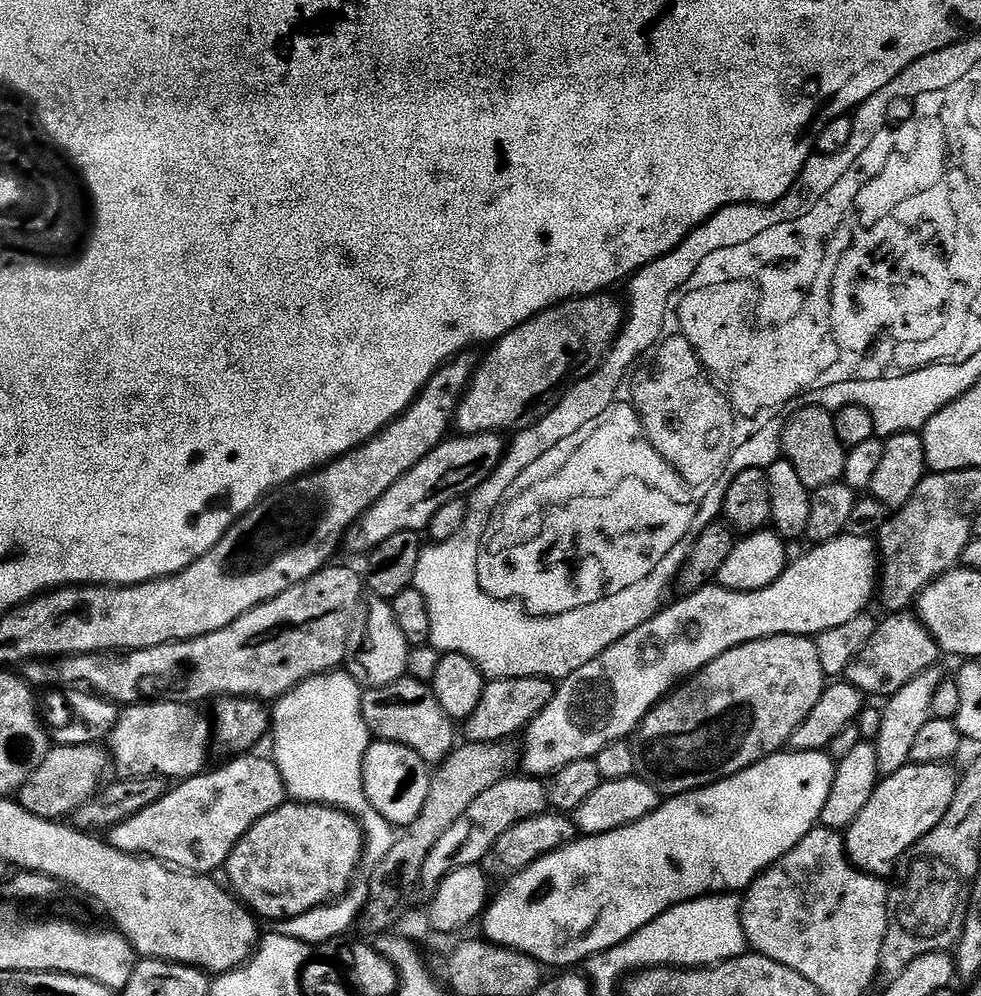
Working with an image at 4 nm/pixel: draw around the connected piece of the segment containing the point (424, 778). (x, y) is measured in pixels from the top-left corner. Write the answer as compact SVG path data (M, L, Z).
M373 739L366 750L362 774L366 798L370 806L378 810L381 820L386 820L397 829L403 830L414 822L414 818L418 818L418 814L422 814L422 806L426 806L426 794L430 794L432 772L427 762L414 750L410 750L410 746L402 746L398 742L389 740Z

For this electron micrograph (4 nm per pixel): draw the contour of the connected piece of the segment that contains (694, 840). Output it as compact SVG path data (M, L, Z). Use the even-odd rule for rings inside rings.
M781 750L767 756L765 760L758 761L754 766L742 770L725 780L714 782L705 788L699 788L693 792L683 792L680 796L665 799L660 807L656 808L649 816L634 822L630 826L622 826L618 830L610 830L610 834L598 834L597 836L581 835L572 841L571 844L562 846L534 862L529 868L523 868L515 873L512 881L501 890L500 893L491 897L490 903L484 910L482 925L484 924L483 939L489 944L501 944L503 948L513 948L519 952L534 954L541 965L549 966L553 964L553 969L564 970L569 966L576 966L579 962L587 961L590 956L598 956L600 953L618 946L618 942L626 942L630 934L642 930L646 922L654 922L658 914L662 914L668 908L673 908L675 904L690 902L700 896L711 896L713 894L740 894L753 884L758 877L772 867L774 862L778 862L806 834L820 824L822 806L826 806L826 797L830 794L830 786L834 786L836 777L837 761L833 760L827 751L822 752L797 752L795 750Z

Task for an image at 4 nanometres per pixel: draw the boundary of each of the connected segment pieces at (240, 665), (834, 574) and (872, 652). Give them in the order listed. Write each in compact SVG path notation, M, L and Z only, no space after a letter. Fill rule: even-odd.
M329 566L320 572L315 572L310 578L298 582L298 586L286 590L286 594L278 594L278 598L274 598L270 602L266 602L262 606L258 606L254 610L242 614L242 618L238 618L238 622L230 622L230 626L226 626L222 630L214 630L205 636L196 636L192 640L171 640L168 644L150 646L149 648L133 648L131 650L117 650L114 652L87 652L86 654L62 656L56 659L41 658L39 660L30 660L23 665L22 675L25 682L32 685L33 689L36 690L41 690L40 688L56 688L61 684L64 690L87 690L89 693L95 693L97 696L103 697L117 706L127 706L141 702L175 702L177 704L196 706L199 705L199 700L210 699L209 701L211 701L213 698L221 696L246 696L255 698L261 702L275 702L281 696L286 695L292 688L298 687L302 681L309 680L312 676L320 676L324 672L339 669L348 659L348 635L352 629L352 619L356 613L360 597L365 595L366 584L362 579L361 573L359 576L354 569L336 567Z
M842 535L834 538L825 544L817 544L809 547L804 558L798 562L789 564L785 568L784 573L776 579L770 586L766 586L762 590L754 590L753 592L732 592L729 588L719 586L709 586L698 590L692 596L686 596L677 599L677 604L669 603L667 606L661 607L656 613L645 622L642 626L638 626L638 630L634 630L630 634L626 634L618 642L614 642L614 646L604 649L599 656L595 656L590 662L586 662L586 666L582 666L578 670L574 670L570 675L565 676L559 681L554 698L550 700L550 706L546 706L546 710L542 710L542 714L538 714L538 718L534 718L534 722L530 722L526 731L523 733L524 752L522 748L522 768L527 775L537 778L547 778L552 773L562 770L562 766L570 766L570 762L578 762L579 760L590 760L604 749L610 742L622 740L631 737L636 729L640 727L644 721L644 715L652 709L653 706L660 703L669 692L673 691L681 682L693 677L697 672L701 672L710 662L714 662L714 658L718 658L722 654L726 654L726 650L734 650L738 646L742 646L746 642L754 642L761 640L763 636L807 636L815 638L820 633L830 630L834 626L842 626L842 622L850 622L850 618L854 618L859 612L865 611L869 607L868 603L873 603L874 597L878 592L878 544L873 537L870 536L850 536Z
M911 611L894 612L883 617L876 625L874 638L862 646L858 658L850 662L850 666L844 671L843 679L852 684L859 692L869 697L881 696L887 698L893 696L906 682L914 682L918 674L922 674L927 668L937 667L936 659L942 656L936 639L932 637L930 630L920 621L919 616Z

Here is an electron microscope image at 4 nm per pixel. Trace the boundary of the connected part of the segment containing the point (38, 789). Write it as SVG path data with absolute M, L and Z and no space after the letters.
M99 743L49 747L44 761L20 787L18 802L38 818L63 821L101 791L108 768L110 772L109 753Z

